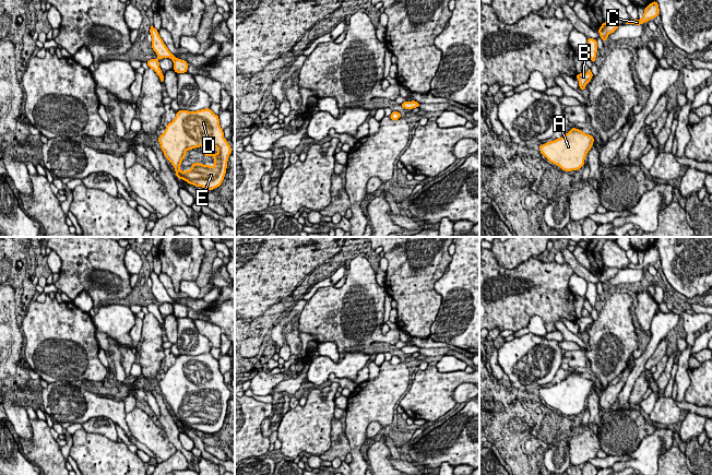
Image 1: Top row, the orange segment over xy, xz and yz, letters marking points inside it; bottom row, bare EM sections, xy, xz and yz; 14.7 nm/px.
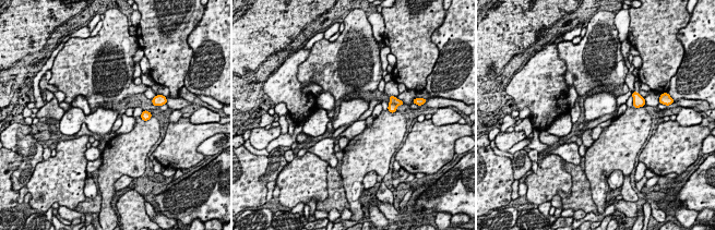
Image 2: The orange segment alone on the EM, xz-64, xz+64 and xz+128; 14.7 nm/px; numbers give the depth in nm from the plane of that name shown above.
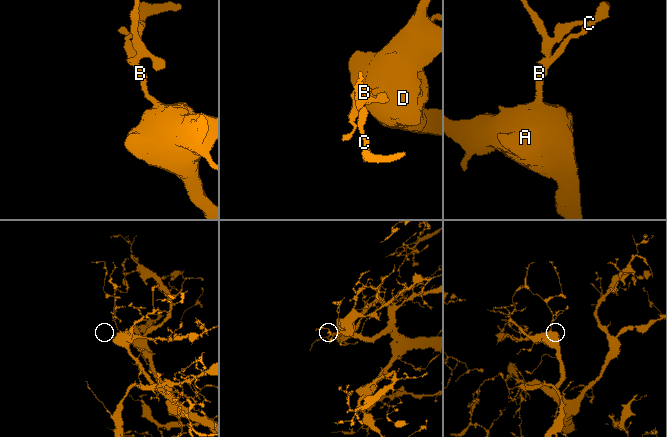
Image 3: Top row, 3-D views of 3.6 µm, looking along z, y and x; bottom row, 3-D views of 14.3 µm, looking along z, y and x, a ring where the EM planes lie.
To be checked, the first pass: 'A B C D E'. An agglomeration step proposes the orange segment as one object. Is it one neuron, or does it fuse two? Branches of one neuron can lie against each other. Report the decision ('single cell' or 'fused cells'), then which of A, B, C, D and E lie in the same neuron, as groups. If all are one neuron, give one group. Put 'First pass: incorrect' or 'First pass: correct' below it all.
single cell; groups A B C D E
First pass: correct

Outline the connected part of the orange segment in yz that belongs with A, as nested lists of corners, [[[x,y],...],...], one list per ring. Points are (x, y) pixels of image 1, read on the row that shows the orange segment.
[[[581,129],[571,130],[559,139],[539,145],[539,152],[550,163],[565,171],[578,170],[584,166],[585,155],[592,149],[594,138]]]

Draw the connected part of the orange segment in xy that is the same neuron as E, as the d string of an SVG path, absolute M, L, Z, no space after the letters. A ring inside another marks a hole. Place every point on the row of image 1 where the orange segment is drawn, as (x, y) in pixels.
M210 108L197 111L180 109L175 119L166 126L158 142L179 179L206 190L213 190L222 185L232 149L219 127L218 115ZM203 145L215 146L218 150L216 154L204 154L214 157L214 166L210 167L210 164L203 165L195 162L189 170L180 170L186 152Z

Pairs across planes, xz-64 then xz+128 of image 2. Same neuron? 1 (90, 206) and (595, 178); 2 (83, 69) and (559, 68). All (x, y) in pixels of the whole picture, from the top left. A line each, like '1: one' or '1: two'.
1: two
2: two

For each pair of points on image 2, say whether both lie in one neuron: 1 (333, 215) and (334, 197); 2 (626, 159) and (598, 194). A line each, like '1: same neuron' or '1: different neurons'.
1: different neurons
2: same neuron

